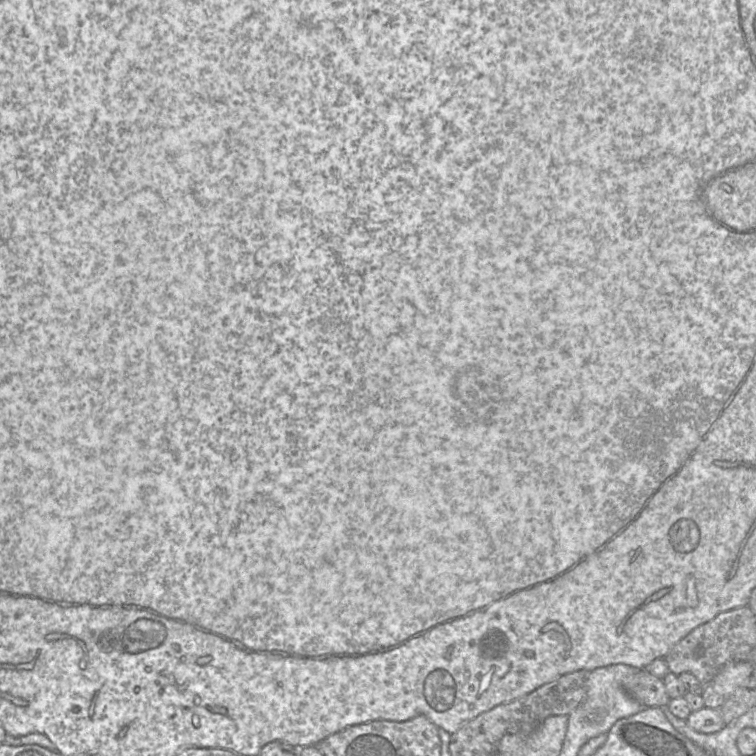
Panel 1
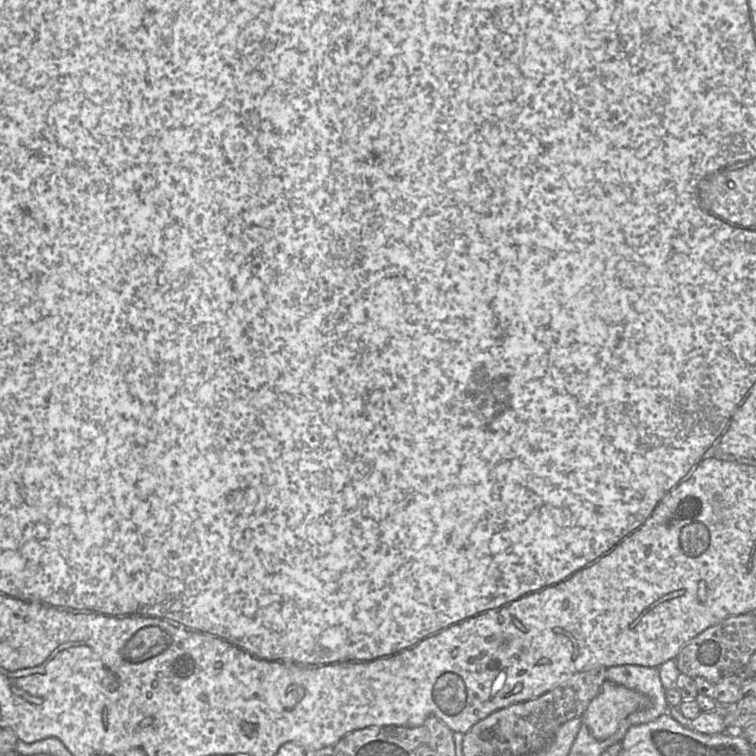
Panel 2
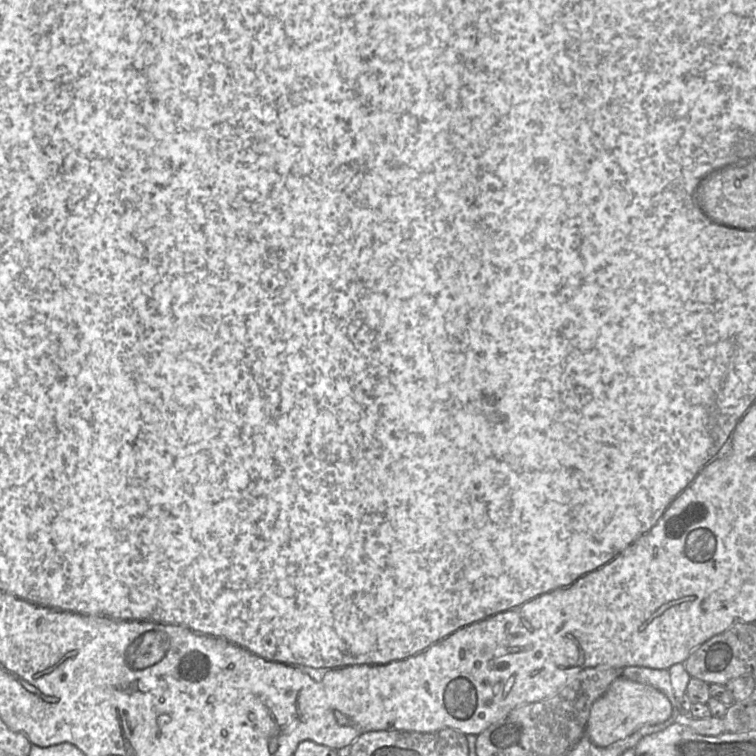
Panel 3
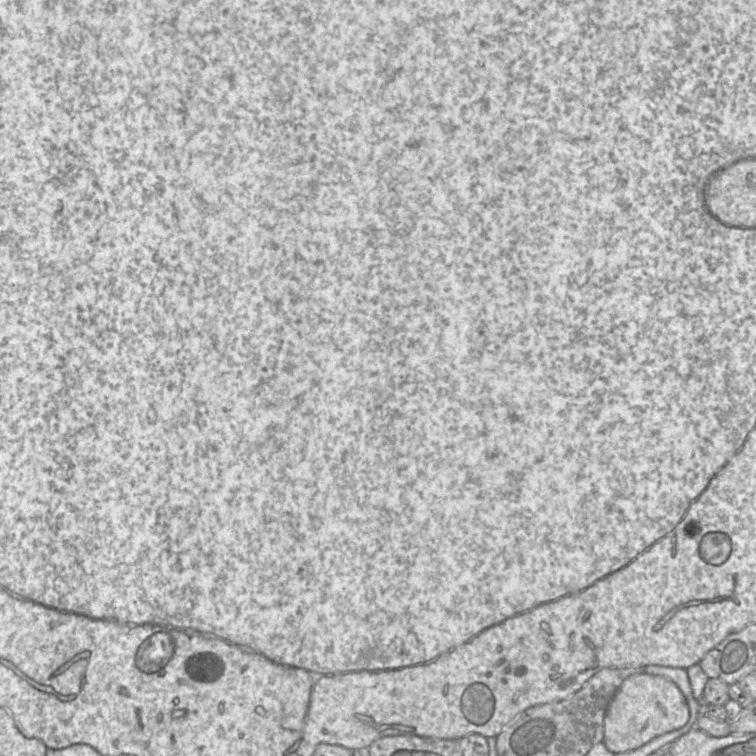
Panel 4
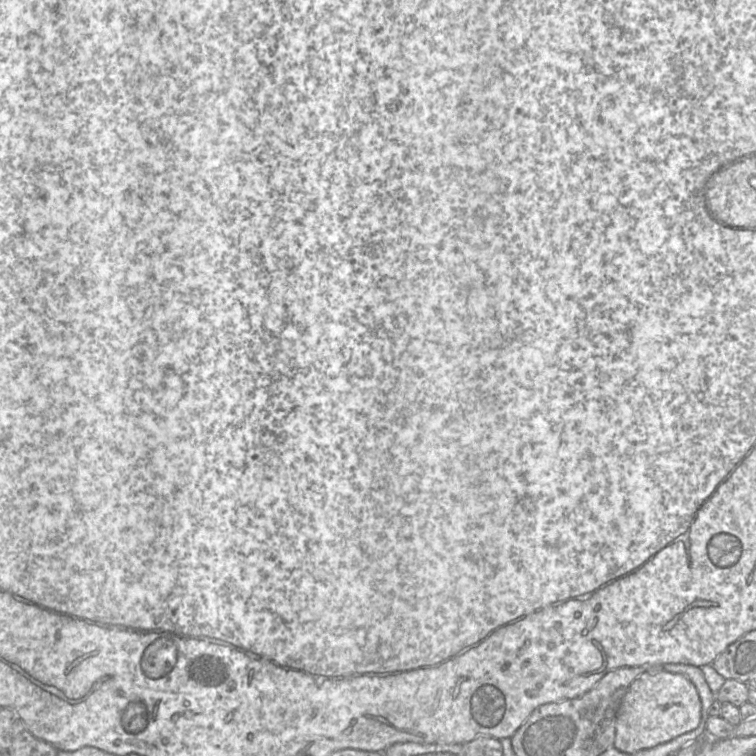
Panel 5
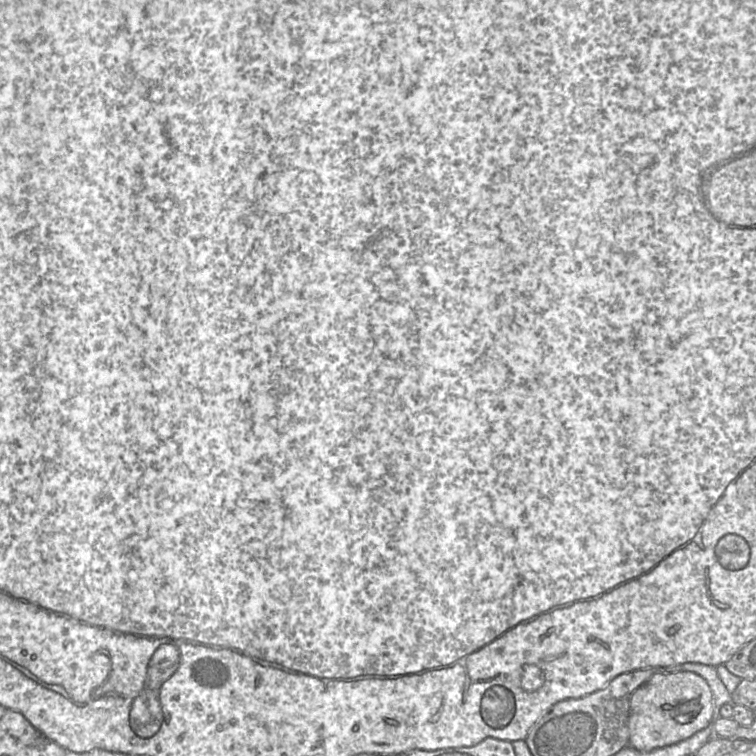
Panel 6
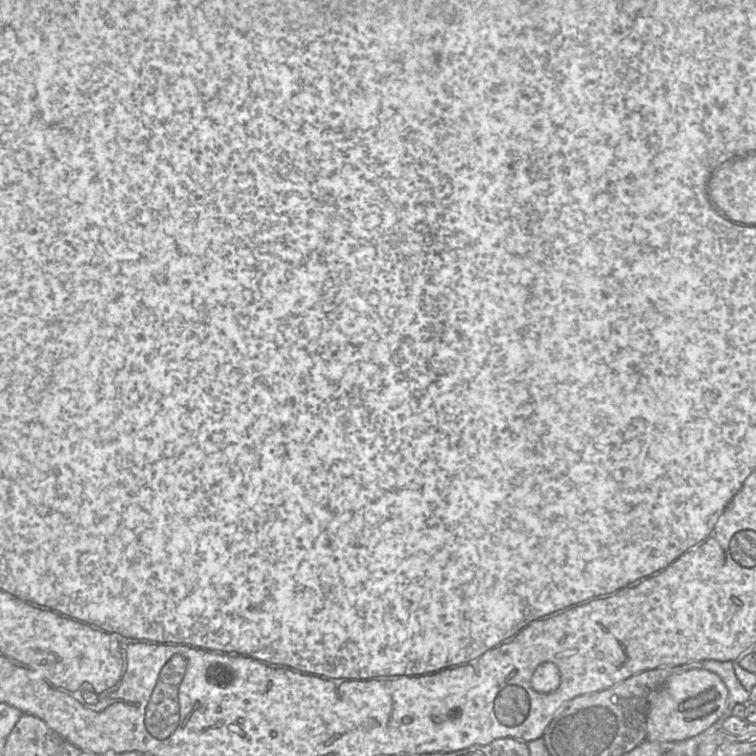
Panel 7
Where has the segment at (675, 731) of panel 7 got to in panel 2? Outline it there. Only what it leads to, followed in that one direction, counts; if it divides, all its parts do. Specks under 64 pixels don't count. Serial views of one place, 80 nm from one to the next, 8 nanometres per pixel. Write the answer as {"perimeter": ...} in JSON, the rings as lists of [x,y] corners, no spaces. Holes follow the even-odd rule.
{"perimeter":[[[605,681],[583,715],[591,735],[604,741],[613,736],[620,724],[631,714],[649,706],[642,694],[609,681]]]}

